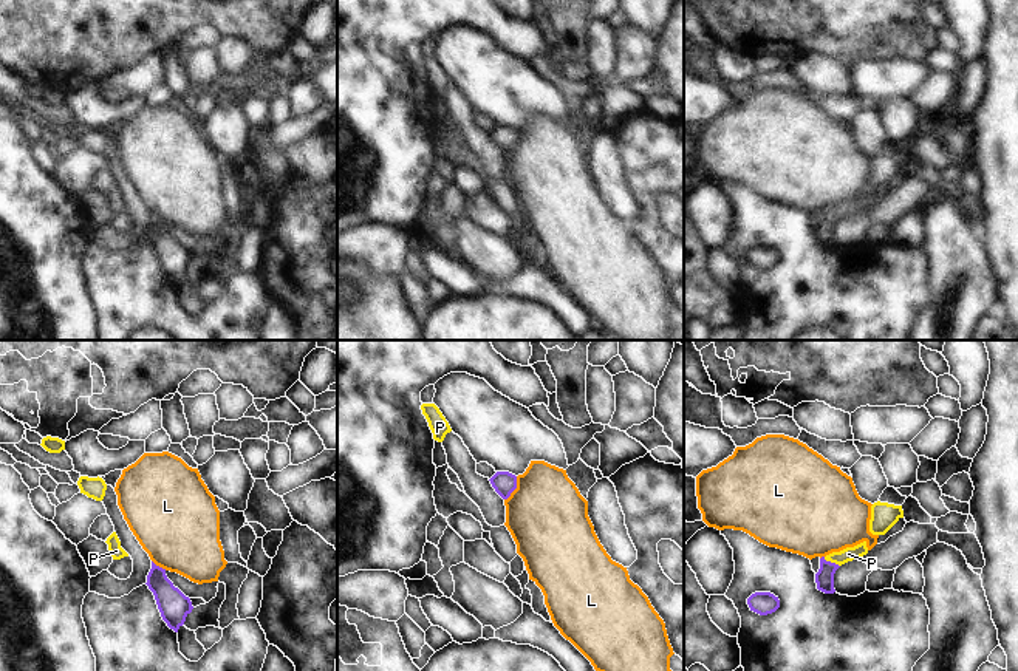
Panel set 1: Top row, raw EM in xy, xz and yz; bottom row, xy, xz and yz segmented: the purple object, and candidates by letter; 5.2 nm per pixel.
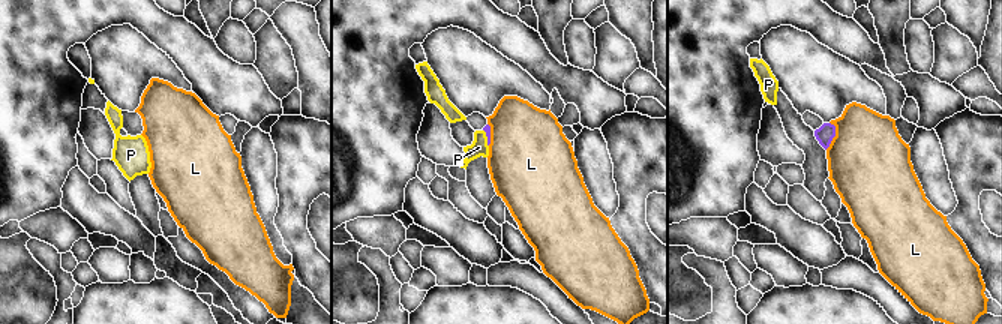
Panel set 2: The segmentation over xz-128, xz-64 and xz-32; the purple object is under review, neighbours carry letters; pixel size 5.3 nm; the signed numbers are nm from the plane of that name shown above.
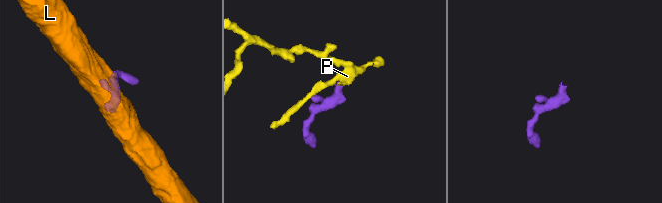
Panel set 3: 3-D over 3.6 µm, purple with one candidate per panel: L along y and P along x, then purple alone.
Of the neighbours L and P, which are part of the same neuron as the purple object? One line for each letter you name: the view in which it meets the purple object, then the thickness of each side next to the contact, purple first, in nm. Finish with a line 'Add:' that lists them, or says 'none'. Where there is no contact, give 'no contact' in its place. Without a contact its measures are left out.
P: meets purple in yz; 100 nm thick on the purple side, 70 nm on the other
Add: P

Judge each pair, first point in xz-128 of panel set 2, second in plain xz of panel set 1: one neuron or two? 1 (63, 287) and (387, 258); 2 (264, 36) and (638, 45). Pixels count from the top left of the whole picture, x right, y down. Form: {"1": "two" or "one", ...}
{"1": "two", "2": "one"}

